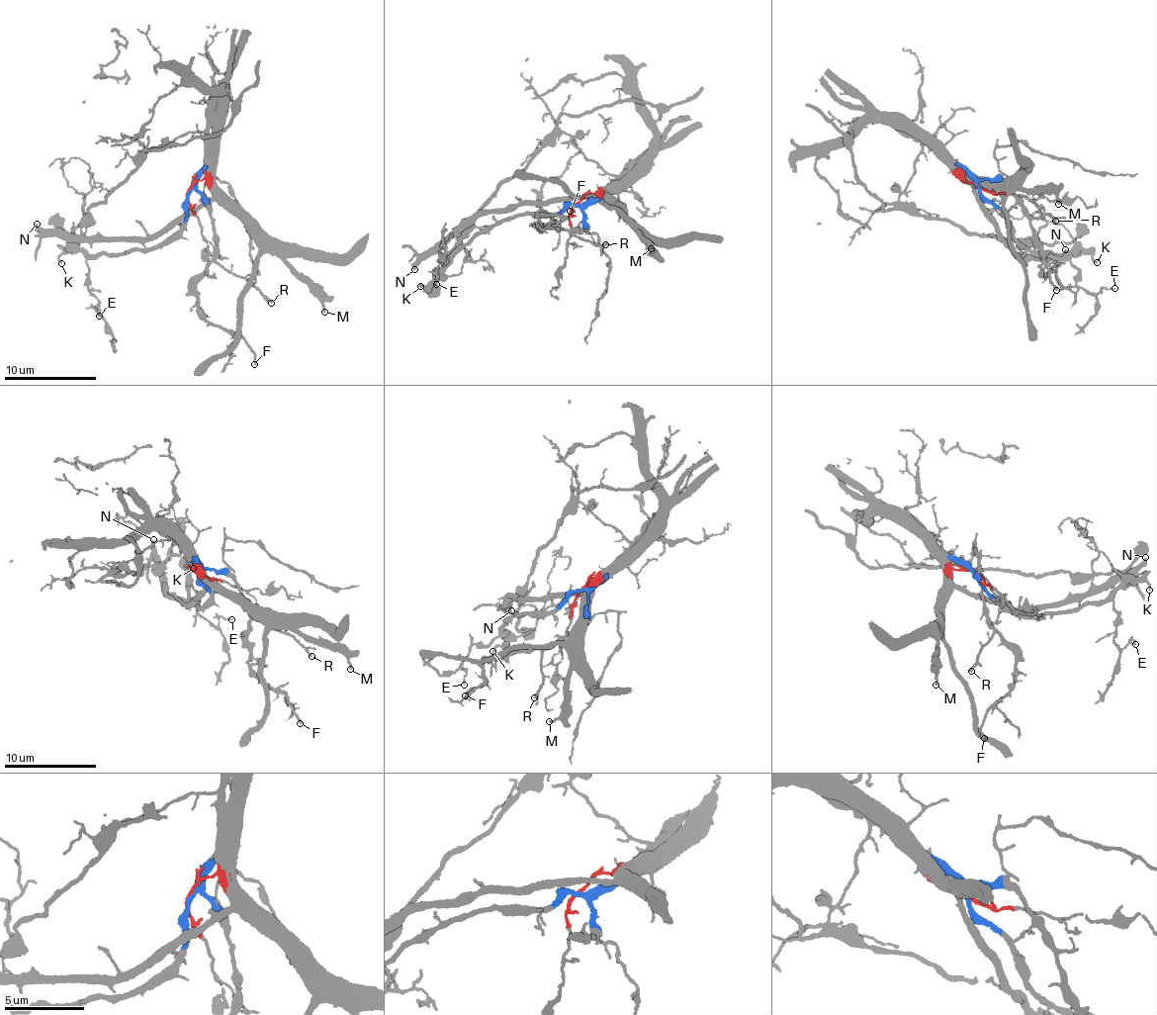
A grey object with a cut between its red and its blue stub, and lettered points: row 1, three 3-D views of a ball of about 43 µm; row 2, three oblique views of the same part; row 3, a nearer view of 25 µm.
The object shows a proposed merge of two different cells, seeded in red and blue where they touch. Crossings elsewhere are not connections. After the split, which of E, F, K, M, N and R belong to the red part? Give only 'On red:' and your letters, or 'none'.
On red: M, N

